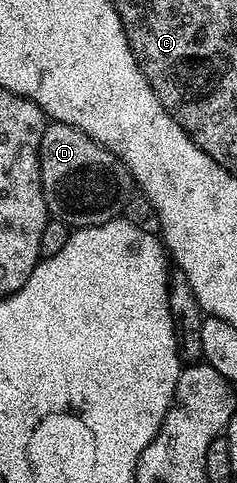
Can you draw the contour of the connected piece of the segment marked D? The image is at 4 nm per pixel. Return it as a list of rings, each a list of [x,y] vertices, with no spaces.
[[[51,121],[44,126],[39,146],[39,168],[41,169],[41,185],[48,212],[56,220],[75,229],[96,227],[102,223],[108,223],[110,219],[120,218],[125,205],[133,197],[133,180],[131,172],[127,170],[125,164],[110,149],[102,147],[97,140],[73,125]]]

